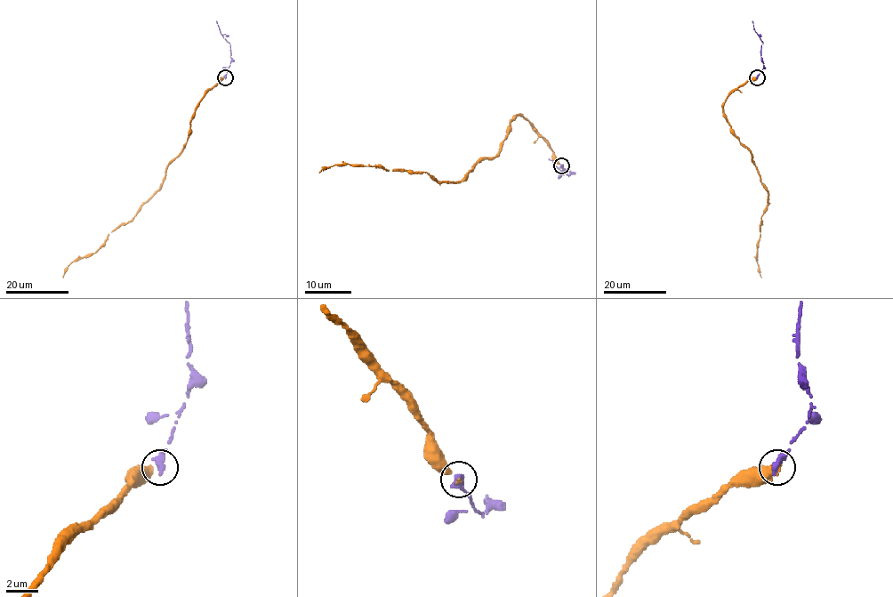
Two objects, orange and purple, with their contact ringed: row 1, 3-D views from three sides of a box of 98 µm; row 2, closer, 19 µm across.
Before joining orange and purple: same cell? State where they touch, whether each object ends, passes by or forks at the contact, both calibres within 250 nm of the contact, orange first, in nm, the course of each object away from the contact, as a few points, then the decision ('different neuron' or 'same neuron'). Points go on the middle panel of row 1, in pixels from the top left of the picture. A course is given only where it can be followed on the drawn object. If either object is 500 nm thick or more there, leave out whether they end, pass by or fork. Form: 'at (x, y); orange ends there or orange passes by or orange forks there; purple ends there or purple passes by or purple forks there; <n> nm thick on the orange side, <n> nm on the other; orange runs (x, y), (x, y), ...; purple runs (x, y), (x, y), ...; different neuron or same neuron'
at (561, 165); 140 nm thick on the orange side, 500 nm on the other; orange runs (561, 165), (547, 141), (516, 116), (502, 149), (460, 181), (340, 164), (319, 173); purple runs (561, 165), (567, 175), (571, 172), (565, 173), (549, 158); same neuron

